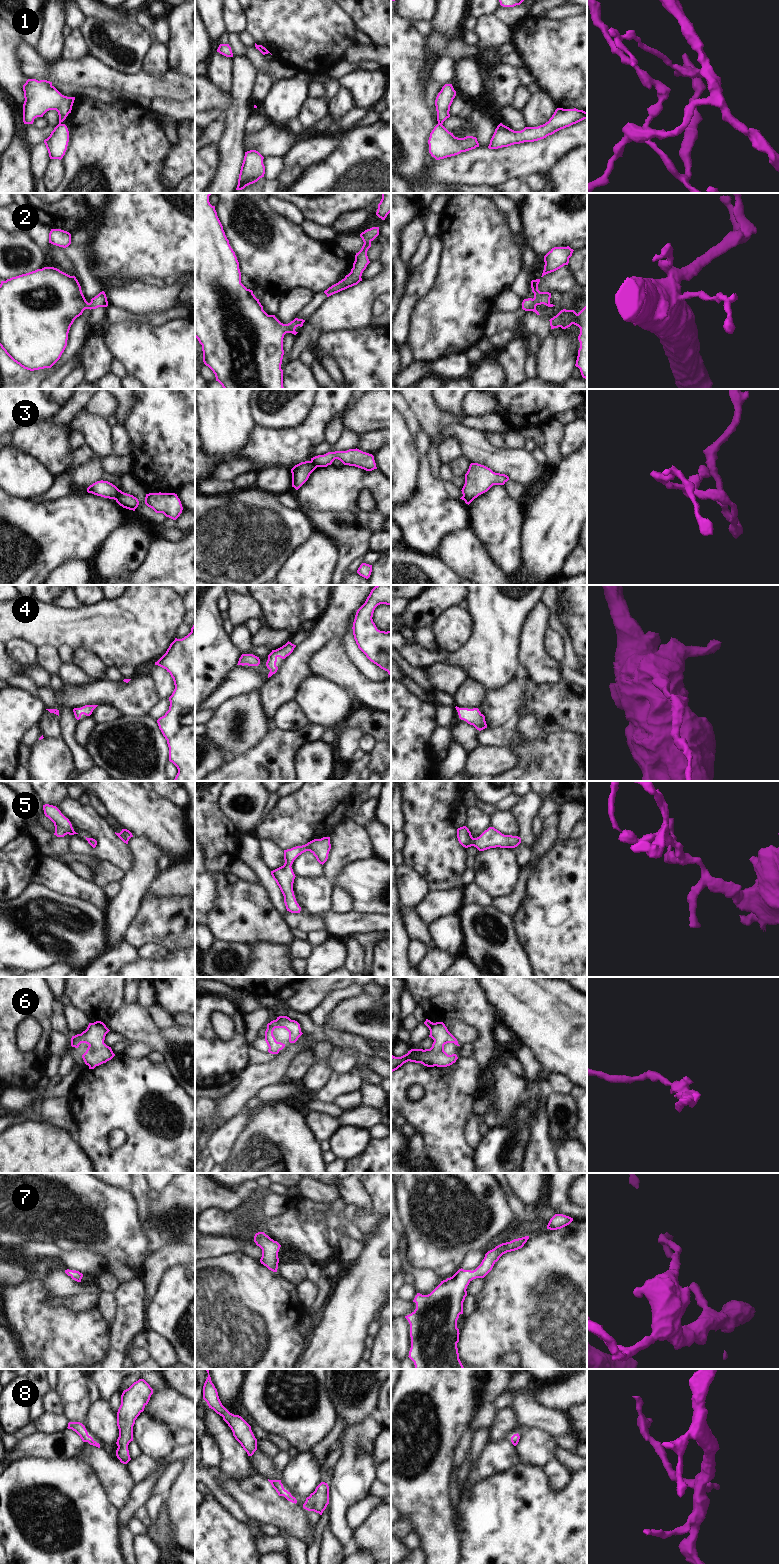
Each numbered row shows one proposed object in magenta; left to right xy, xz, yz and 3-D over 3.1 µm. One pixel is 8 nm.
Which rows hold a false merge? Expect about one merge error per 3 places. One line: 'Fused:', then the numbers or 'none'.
Fused: 1, 3

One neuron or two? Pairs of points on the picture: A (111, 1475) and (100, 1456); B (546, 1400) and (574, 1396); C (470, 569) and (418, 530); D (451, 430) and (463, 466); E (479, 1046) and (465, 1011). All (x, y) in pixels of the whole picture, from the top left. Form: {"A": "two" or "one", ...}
{"A": "one", "B": "one", "C": "two", "D": "two", "E": "one"}

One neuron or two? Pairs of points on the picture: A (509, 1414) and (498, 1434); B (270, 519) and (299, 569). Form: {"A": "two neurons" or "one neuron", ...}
{"A": "one neuron", "B": "two neurons"}

